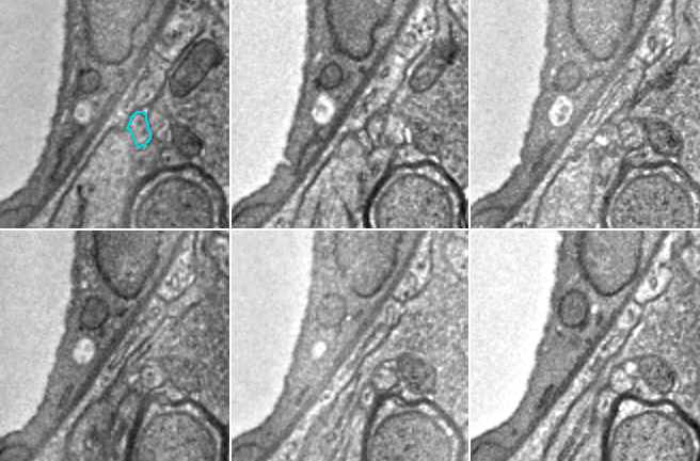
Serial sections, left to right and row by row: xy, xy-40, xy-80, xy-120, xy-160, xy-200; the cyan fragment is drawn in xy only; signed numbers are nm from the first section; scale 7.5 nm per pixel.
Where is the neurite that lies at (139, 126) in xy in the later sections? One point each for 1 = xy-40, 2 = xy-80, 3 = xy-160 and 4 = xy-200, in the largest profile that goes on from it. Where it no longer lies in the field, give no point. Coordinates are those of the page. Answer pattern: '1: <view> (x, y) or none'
1: xy-40 (374, 133)
2: xy-80 (609, 139)
3: xy-160 (366, 398)
4: xy-200 (606, 400)

